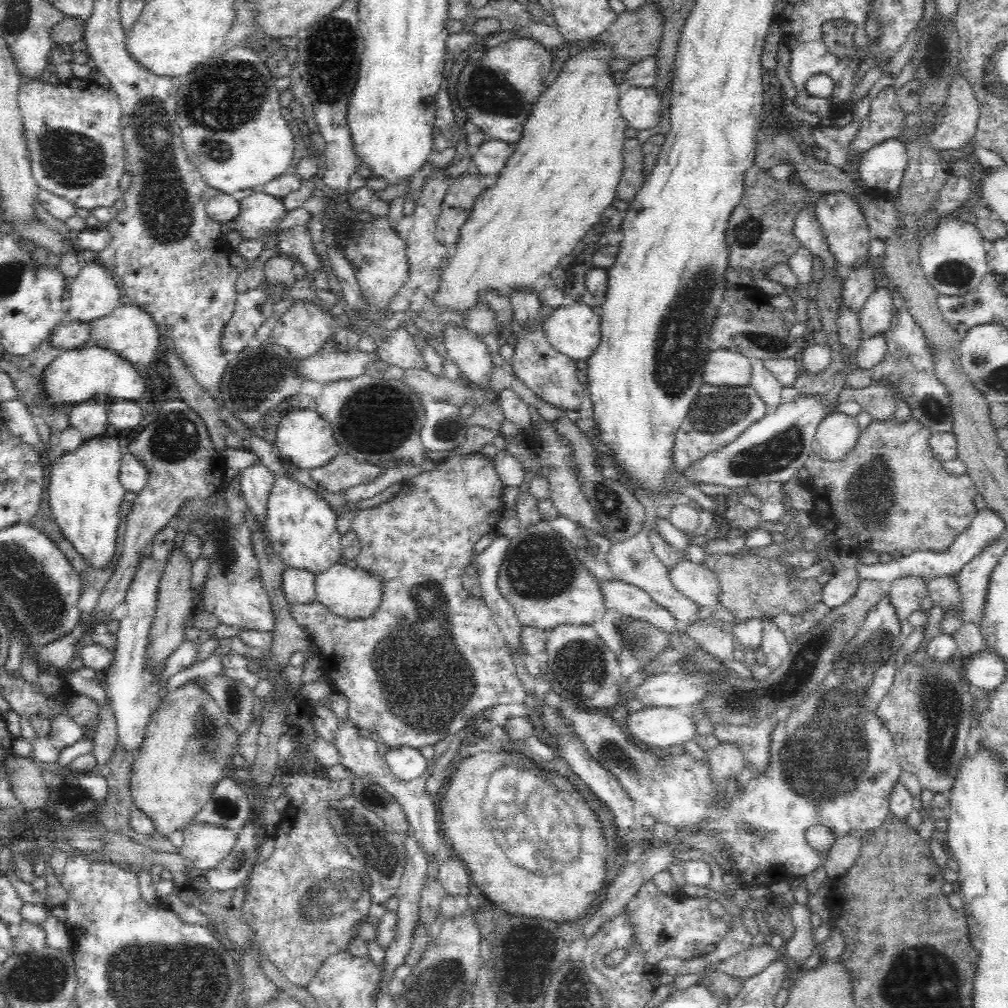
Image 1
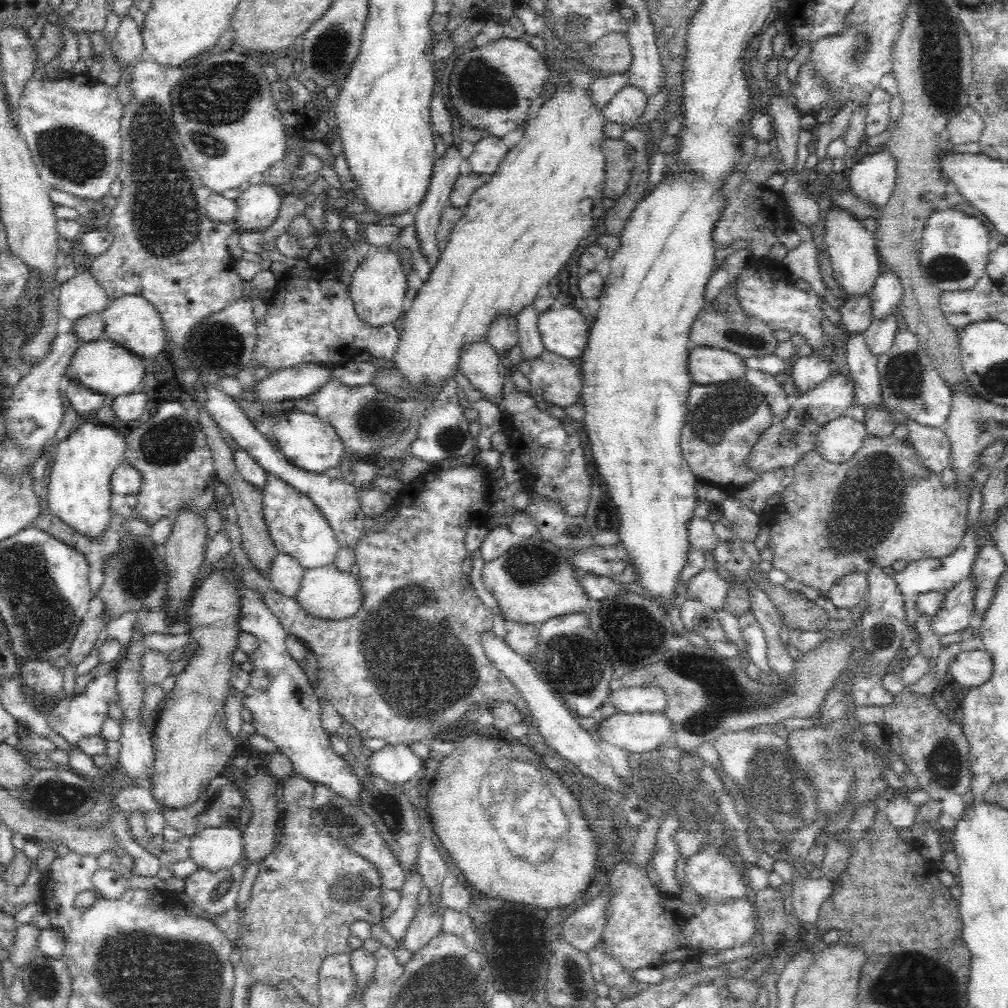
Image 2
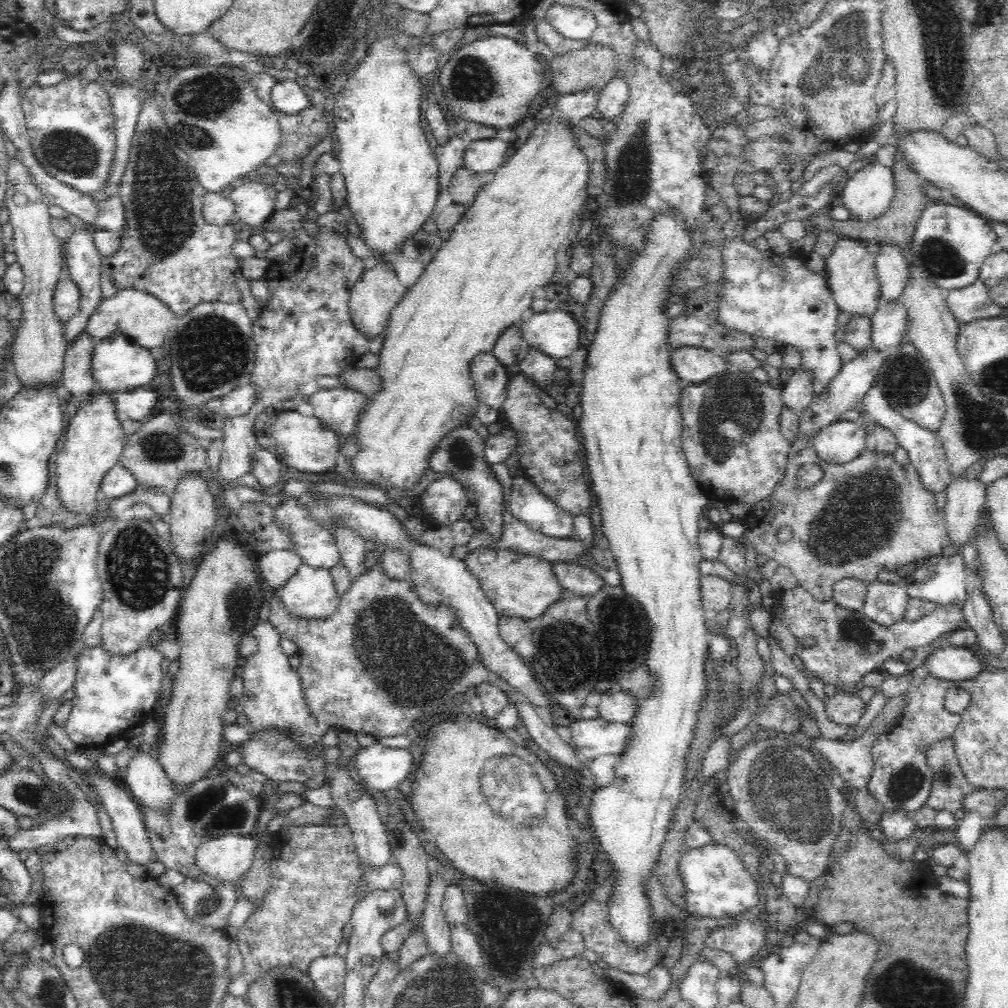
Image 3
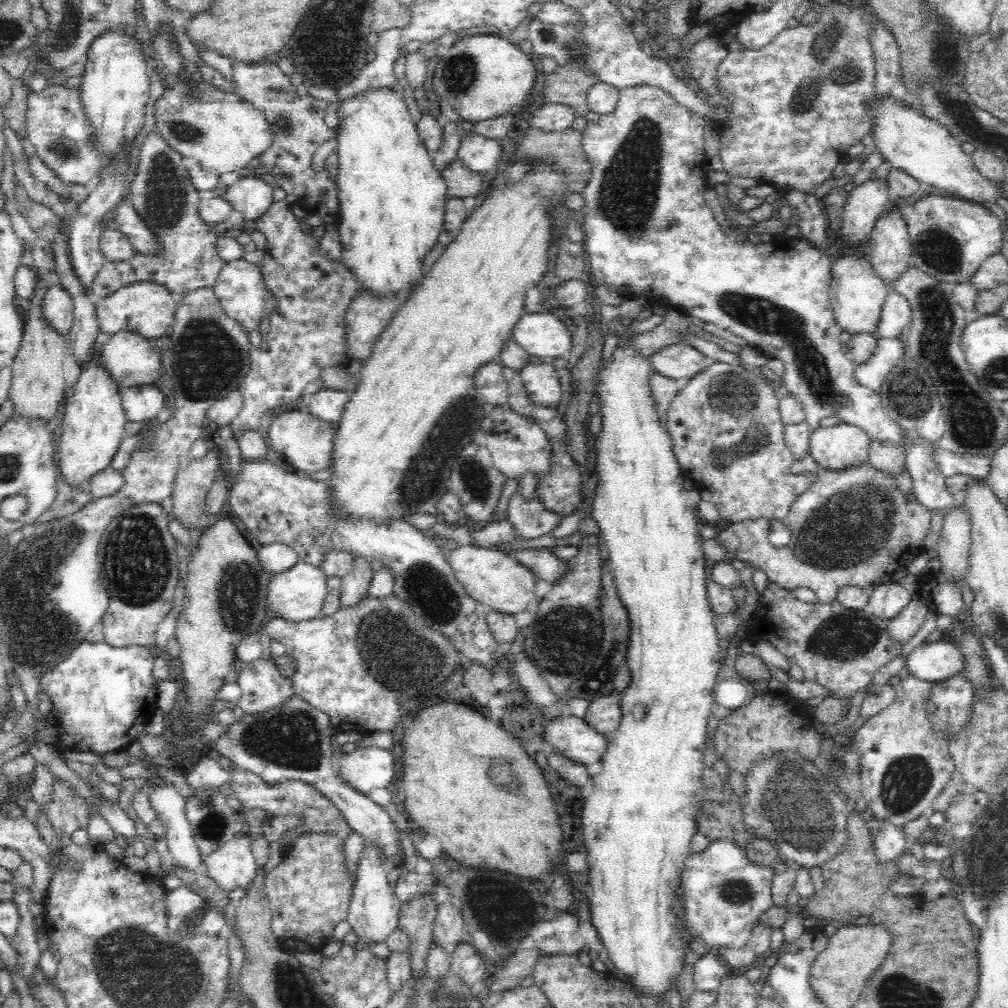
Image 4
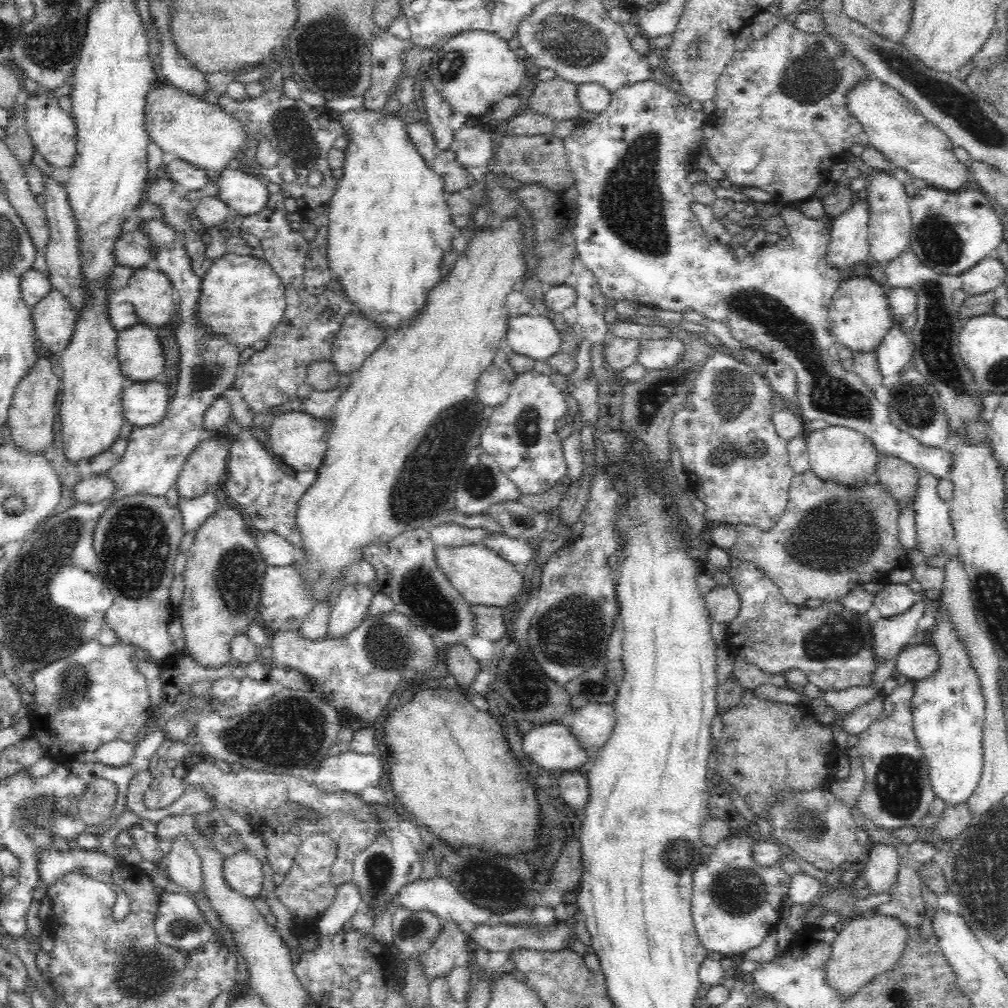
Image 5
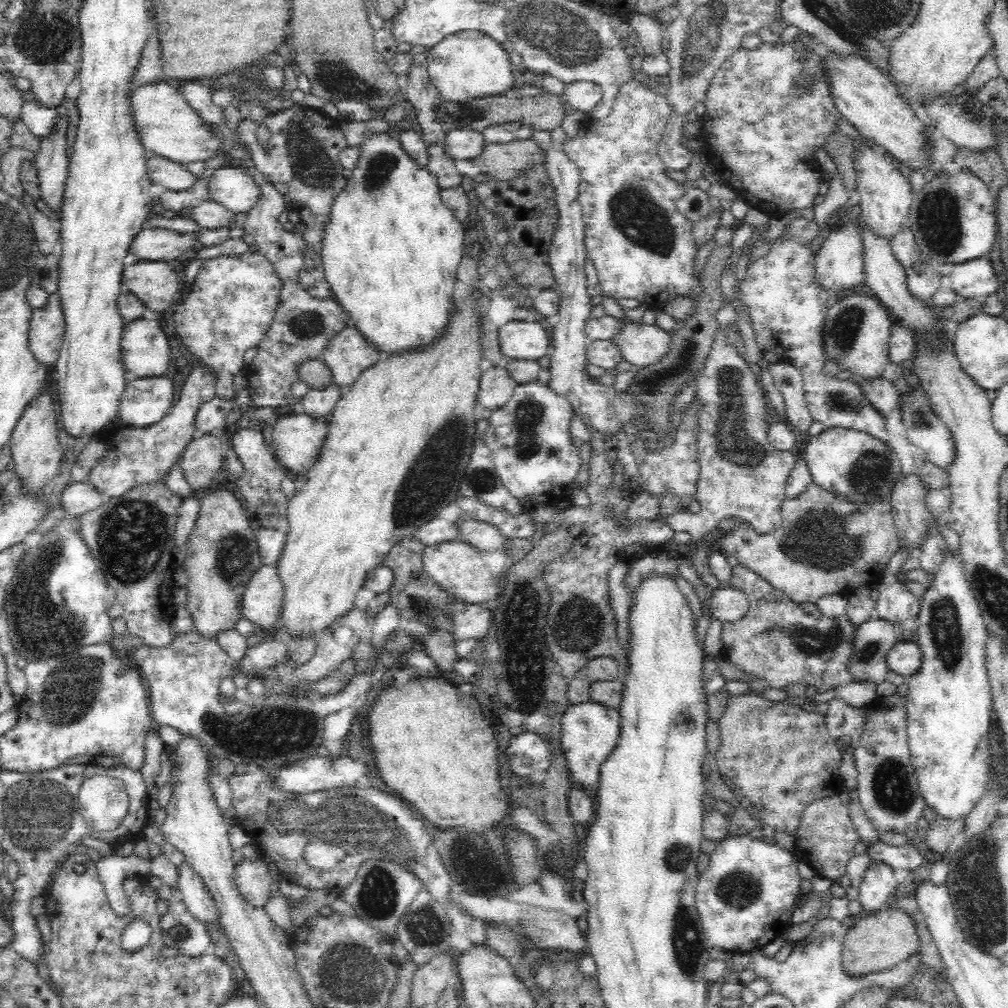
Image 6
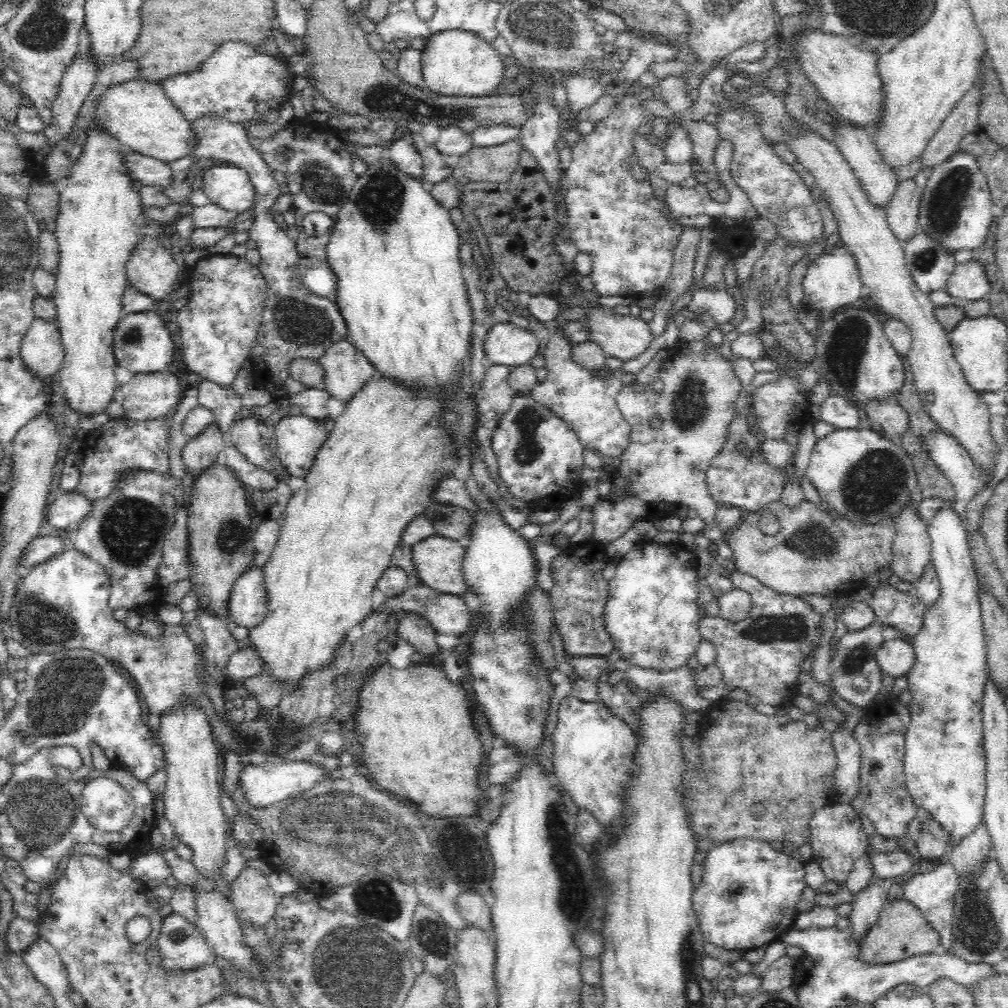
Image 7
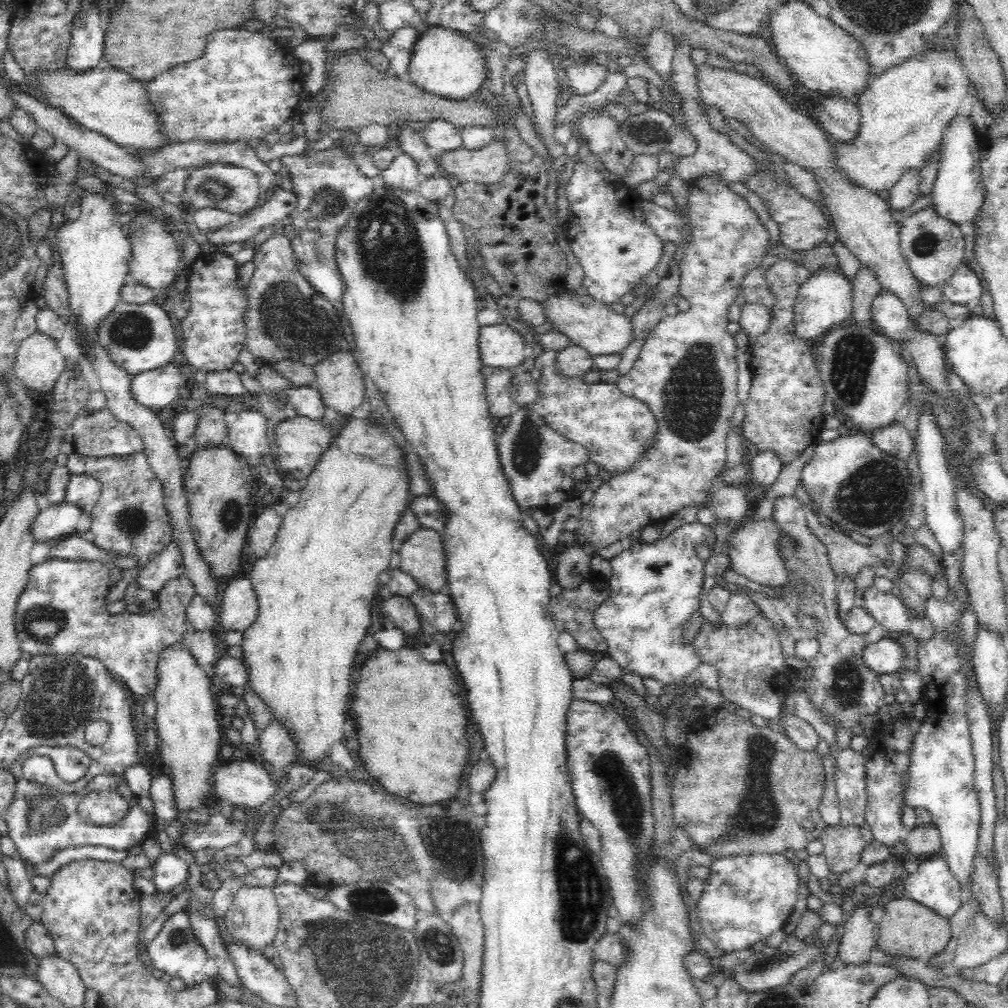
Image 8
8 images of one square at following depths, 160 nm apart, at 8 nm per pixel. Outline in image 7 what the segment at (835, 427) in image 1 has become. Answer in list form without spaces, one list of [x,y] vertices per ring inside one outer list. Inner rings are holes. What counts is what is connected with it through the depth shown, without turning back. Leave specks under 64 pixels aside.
[[[867,424],[856,429],[836,429],[825,438],[817,439],[805,476],[817,490],[818,496],[830,505],[833,514],[853,524],[871,526],[882,524],[882,520],[900,522],[900,514],[910,505],[912,491],[917,485],[915,468],[908,452],[892,444],[891,440],[880,437]]]

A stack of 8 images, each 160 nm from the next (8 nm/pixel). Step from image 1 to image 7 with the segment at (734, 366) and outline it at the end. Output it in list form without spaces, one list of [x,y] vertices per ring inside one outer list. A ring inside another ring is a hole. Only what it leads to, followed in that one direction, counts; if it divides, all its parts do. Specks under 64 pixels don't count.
[[[580,302],[579,304],[582,304],[585,312],[587,312],[586,316],[580,318],[580,322],[583,322],[582,325],[588,331],[588,341],[596,342],[600,349],[604,351],[604,355],[618,358],[618,360],[632,360],[652,342],[653,337],[648,324],[639,317],[629,314],[620,316],[614,314],[610,307],[604,307],[599,304],[589,304],[586,302]]]

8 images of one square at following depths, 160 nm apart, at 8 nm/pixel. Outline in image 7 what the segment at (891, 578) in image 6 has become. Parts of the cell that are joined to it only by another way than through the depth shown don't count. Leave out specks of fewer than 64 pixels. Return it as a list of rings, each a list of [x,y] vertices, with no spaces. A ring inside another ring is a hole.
[[[880,586],[874,588],[870,602],[880,625],[900,630],[904,638],[909,640],[921,631],[925,608],[917,596],[912,596],[900,588]]]

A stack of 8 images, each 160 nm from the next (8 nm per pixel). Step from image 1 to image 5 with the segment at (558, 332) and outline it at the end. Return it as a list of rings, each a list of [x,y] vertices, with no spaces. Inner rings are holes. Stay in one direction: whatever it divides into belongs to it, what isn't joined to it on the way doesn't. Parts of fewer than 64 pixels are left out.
[[[546,316],[507,318],[504,340],[512,352],[546,361],[560,350],[560,334]]]

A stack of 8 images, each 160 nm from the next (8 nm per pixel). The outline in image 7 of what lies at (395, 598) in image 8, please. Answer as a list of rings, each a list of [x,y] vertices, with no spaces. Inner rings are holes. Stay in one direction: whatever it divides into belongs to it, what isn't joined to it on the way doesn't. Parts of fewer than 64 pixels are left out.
[[[403,612],[402,616],[396,616],[396,634],[399,635],[400,638],[403,638],[410,644],[420,655],[430,656],[433,654],[438,654],[439,646],[436,644],[436,640],[434,640],[434,634],[436,630],[432,628],[432,625],[424,618],[414,614],[414,612]]]

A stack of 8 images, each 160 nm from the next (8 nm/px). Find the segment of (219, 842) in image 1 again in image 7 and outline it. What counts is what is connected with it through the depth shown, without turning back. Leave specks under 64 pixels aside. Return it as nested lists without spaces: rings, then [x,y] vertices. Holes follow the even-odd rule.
[[[245,868],[243,874],[233,882],[230,896],[230,904],[234,909],[236,919],[240,924],[250,923],[252,927],[263,929],[274,917],[279,903],[279,897],[271,889],[268,879],[252,868]]]

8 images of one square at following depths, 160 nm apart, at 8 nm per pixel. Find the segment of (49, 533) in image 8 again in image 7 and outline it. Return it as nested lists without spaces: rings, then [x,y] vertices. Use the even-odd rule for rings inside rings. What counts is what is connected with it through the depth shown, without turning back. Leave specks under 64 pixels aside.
[[[75,490],[69,493],[61,492],[60,496],[47,506],[47,524],[57,532],[66,532],[70,524],[81,524],[92,506],[90,499]]]

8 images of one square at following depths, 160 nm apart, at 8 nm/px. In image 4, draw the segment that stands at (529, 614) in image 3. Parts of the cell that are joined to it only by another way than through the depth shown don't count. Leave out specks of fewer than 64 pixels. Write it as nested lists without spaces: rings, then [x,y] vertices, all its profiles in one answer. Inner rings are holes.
[[[460,546],[455,550],[446,549],[445,558],[465,592],[488,608],[486,622],[494,641],[511,644],[519,629],[513,615],[524,612],[536,597],[534,574],[497,548]]]

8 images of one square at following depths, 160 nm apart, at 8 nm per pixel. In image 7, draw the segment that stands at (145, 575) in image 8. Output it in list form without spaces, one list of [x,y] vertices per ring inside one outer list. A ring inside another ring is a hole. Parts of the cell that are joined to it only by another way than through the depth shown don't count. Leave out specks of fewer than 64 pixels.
[[[184,505],[178,508],[174,525],[165,537],[162,559],[157,571],[157,580],[162,588],[190,578],[192,567],[187,521],[188,510]]]

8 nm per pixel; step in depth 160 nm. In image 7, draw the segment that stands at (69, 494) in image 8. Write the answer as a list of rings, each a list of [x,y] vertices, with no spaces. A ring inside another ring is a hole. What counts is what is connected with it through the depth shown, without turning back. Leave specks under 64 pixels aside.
[[[164,418],[150,420],[112,419],[98,429],[80,436],[76,446],[84,457],[77,493],[91,501],[107,497],[112,488],[118,485],[118,478],[132,470],[169,471],[168,465],[168,430]]]

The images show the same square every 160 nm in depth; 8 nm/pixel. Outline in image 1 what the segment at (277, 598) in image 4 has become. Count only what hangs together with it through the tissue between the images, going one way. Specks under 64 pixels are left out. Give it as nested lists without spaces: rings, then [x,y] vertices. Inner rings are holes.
[[[334,564],[324,572],[314,574],[313,588],[316,603],[320,603],[326,610],[336,616],[348,620],[358,620],[370,616],[383,596],[383,584],[378,578],[356,567],[354,569],[345,565]]]

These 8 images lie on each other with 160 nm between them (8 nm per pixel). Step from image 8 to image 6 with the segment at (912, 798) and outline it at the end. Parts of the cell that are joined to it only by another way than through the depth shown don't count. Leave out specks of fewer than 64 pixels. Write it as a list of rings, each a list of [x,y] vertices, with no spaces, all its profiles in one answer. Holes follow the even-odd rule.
[[[948,548],[945,549],[945,554],[943,555],[942,564],[939,567],[939,572],[936,572],[936,576],[932,582],[932,585],[929,587],[928,590],[924,593],[921,599],[921,609],[919,610],[918,616],[918,627],[914,630],[916,634],[916,638],[918,641],[916,642],[917,646],[920,648],[920,653],[922,654],[922,664],[920,664],[920,668],[918,671],[914,672],[912,676],[910,676],[908,680],[908,695],[906,695],[906,712],[907,712],[907,743],[908,743],[908,753],[910,753],[910,762],[912,767],[914,767],[914,775],[916,775],[916,783],[918,783],[919,792],[921,797],[924,799],[926,806],[930,806],[930,808],[934,808],[938,817],[946,820],[966,820],[968,815],[971,814],[972,809],[976,806],[976,803],[982,799],[984,796],[984,792],[986,792],[986,786],[988,786],[987,782],[989,781],[989,769],[991,768],[991,754],[990,754],[990,746],[988,744],[988,730],[990,727],[991,722],[991,714],[994,712],[993,710],[993,701],[991,699],[991,685],[989,684],[989,676],[987,675],[987,666],[986,666],[986,653],[985,653],[985,646],[987,644],[987,636],[988,636],[988,629],[987,624],[984,622],[983,619],[983,612],[979,607],[978,601],[976,600],[975,594],[972,590],[972,585],[968,582],[968,574],[966,574],[966,565],[960,557],[960,550],[958,550],[959,554],[953,554],[948,552]]]

